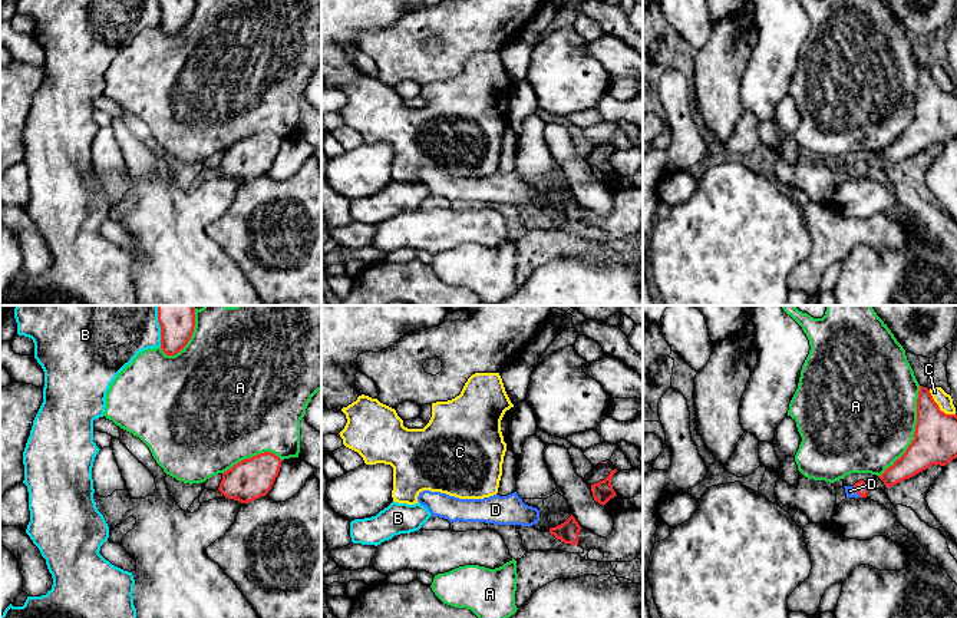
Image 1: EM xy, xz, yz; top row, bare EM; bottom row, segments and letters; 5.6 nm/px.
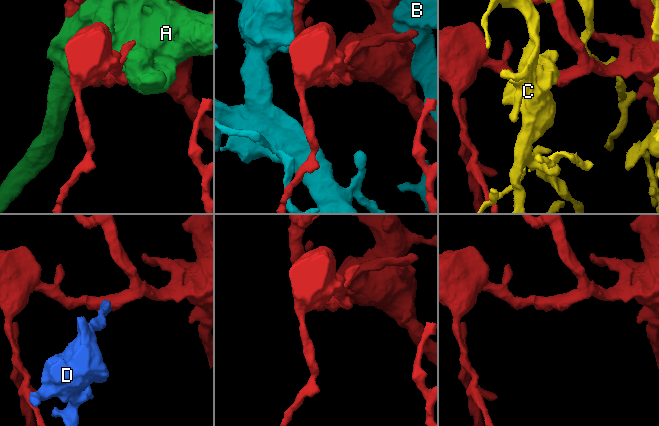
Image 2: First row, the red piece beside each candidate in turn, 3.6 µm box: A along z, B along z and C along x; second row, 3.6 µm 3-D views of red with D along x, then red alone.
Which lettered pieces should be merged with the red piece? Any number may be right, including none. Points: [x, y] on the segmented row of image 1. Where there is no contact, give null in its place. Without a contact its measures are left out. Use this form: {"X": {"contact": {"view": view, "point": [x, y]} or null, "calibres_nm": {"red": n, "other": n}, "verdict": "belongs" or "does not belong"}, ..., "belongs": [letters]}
{"A": {"contact": {"view": "yz", "point": [914, 432]}, "calibres_nm": {"red": 240, "other": 500}, "verdict": "does not belong"}, "B": {"contact": {"view": "xy", "point": [159, 326]}, "calibres_nm": {"red": 200, "other": 460}, "verdict": "does not belong"}, "C": {"contact": {"view": "yz", "point": [939, 407]}, "calibres_nm": {"red": 240, "other": 90}, "verdict": "does not belong"}, "D": {"contact": {"view": "yz", "point": [857, 492]}, "calibres_nm": {"red": 70, "other": 60}, "verdict": "belongs"}, "belongs": ["D"]}

